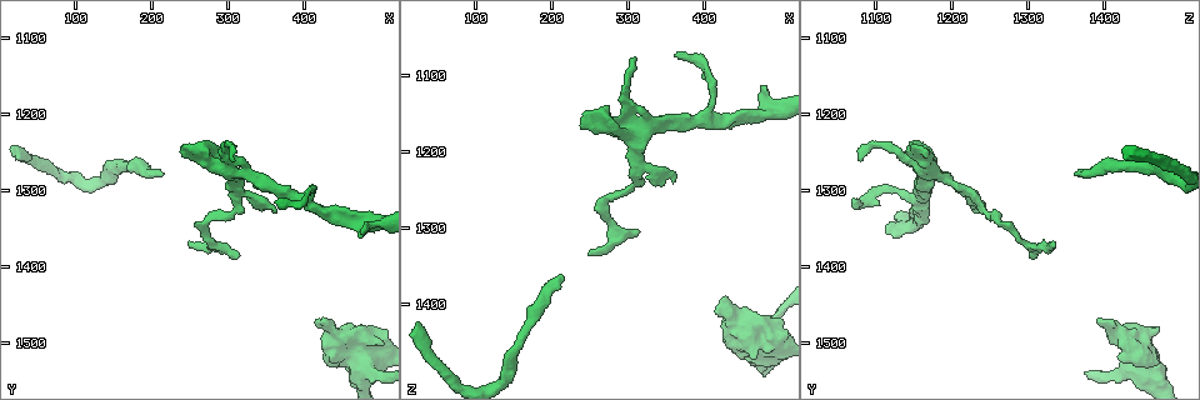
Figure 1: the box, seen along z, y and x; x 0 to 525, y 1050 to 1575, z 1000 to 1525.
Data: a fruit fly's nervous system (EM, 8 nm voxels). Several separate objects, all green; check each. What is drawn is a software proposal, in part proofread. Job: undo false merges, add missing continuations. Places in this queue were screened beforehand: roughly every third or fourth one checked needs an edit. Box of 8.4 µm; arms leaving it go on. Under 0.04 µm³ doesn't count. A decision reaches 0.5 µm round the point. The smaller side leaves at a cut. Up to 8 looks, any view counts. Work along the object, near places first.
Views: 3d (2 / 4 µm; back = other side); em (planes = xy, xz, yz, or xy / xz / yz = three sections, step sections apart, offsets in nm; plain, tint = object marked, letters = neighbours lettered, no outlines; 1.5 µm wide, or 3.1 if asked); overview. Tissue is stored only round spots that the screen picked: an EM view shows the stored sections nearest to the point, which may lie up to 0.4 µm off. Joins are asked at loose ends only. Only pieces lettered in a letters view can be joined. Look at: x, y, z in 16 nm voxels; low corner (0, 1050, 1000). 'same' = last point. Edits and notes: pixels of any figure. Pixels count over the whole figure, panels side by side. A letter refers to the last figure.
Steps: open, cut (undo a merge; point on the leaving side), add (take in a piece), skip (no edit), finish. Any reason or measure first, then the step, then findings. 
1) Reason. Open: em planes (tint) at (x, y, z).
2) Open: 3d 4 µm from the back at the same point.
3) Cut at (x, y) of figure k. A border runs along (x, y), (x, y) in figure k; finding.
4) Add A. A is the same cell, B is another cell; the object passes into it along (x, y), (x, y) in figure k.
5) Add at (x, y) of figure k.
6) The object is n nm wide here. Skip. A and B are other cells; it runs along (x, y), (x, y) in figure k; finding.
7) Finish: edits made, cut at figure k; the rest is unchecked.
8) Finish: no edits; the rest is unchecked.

Open: 3d 2 µm at (425, 1465, 1390).

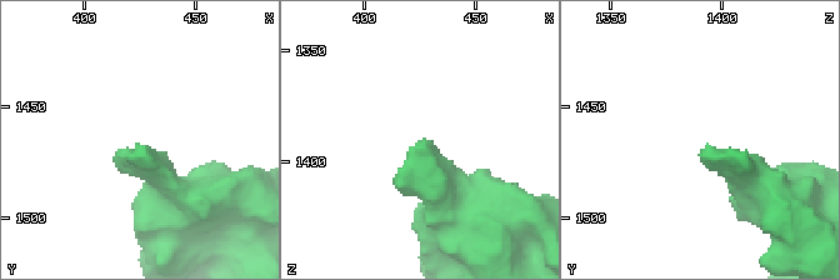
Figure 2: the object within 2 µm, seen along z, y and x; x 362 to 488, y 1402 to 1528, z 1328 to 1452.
Now the EM. Open: em planes (letters) at (424, 1468, 1392).

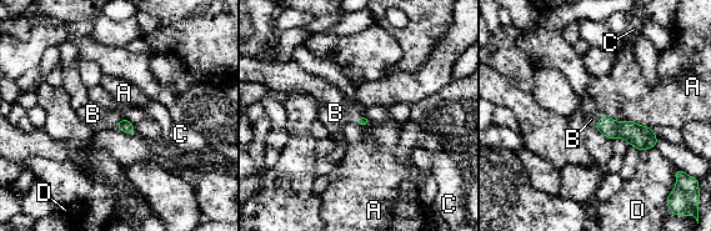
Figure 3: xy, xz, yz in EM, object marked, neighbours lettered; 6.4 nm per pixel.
Add B. B is the same cell, A, C and D are other cells; the object passes into it along (634, 134), (600, 120), (591, 119) in figure 3; it goes on there.

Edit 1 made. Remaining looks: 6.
Branch stops here. Open: em yz step 4 (letters) at (240, 1240, 1155).

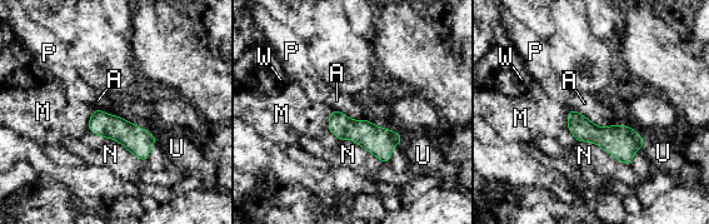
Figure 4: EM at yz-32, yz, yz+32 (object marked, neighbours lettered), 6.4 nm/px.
Skip. A, M, N, P, U and W are other cells; a border runs along (94, 109), (89, 129), (105, 138) in figure 4; no lettered piece goes on from it.

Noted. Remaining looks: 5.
Thin end. Open: em planes (letters) at (365, 1315, 1070).

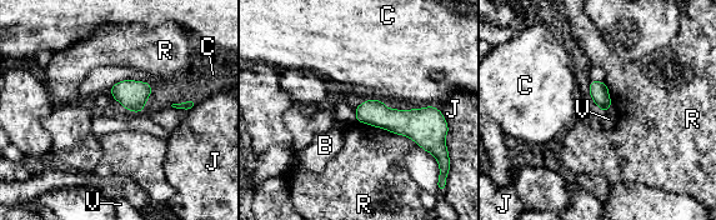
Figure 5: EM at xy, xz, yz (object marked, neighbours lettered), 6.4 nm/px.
The object is 120 nm wide here. Skip. B, C, J, R and V are other cells; a border runs along (356, 120), (406, 135), (420, 146) in figure 5; none of them fits.

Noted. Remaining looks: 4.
Finish: edits made, add at figure 3; the rest is unchecked.

